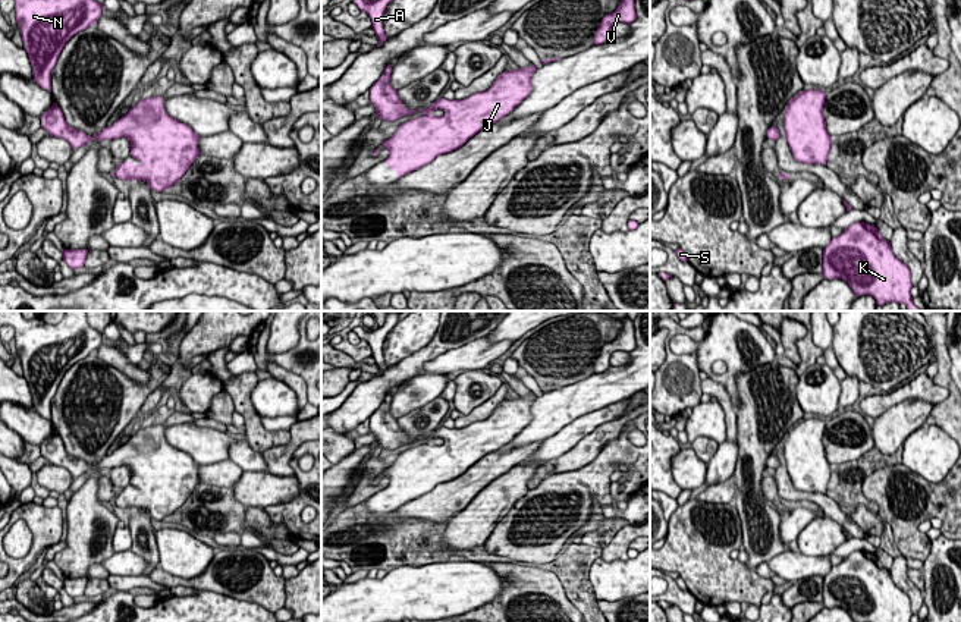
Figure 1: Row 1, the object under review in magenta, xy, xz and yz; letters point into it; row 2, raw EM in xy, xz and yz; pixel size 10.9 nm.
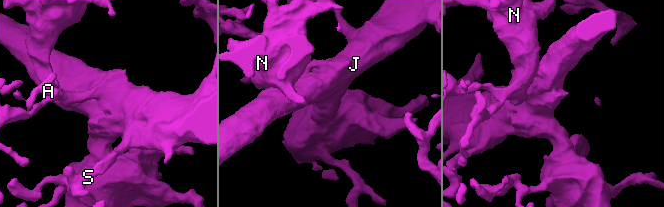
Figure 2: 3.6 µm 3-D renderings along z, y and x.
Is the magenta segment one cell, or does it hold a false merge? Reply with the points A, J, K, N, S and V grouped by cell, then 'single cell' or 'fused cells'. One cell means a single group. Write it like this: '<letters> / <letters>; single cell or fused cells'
A J K N S V; single cell

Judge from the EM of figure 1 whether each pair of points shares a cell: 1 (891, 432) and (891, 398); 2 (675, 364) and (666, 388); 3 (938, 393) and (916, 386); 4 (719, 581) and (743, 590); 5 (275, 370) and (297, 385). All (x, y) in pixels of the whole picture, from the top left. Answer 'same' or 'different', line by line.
1: different
2: same
3: same
4: same
5: same

